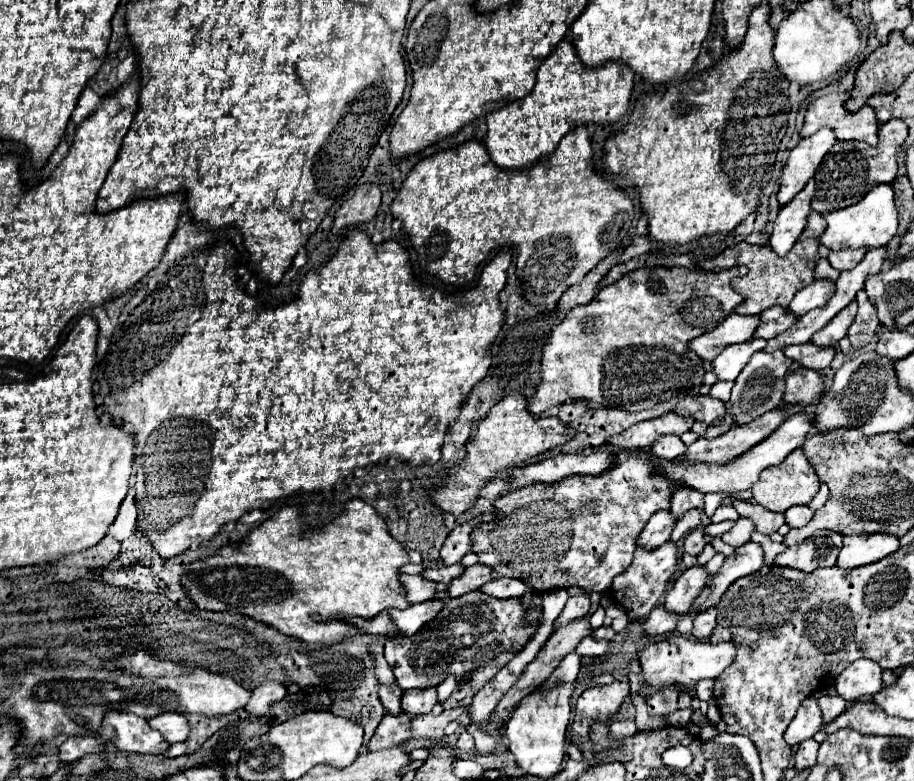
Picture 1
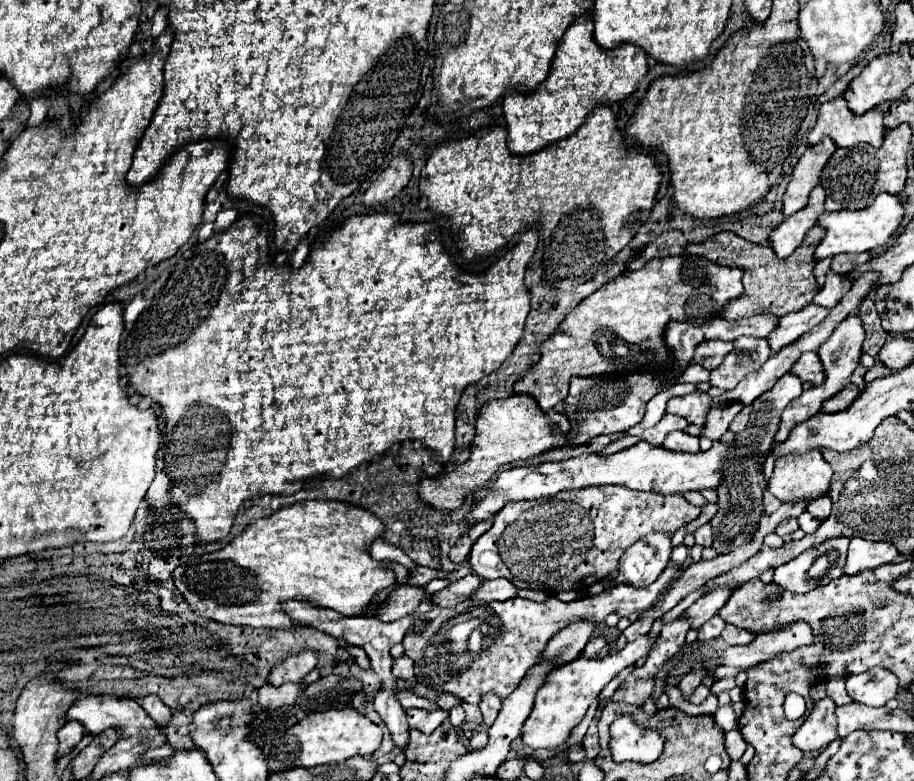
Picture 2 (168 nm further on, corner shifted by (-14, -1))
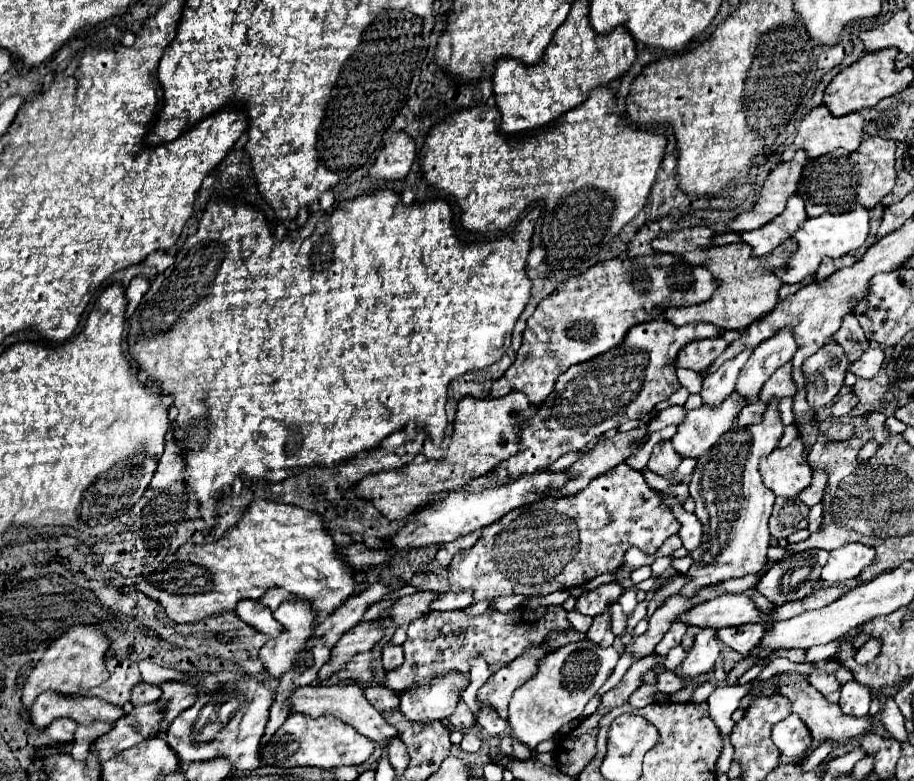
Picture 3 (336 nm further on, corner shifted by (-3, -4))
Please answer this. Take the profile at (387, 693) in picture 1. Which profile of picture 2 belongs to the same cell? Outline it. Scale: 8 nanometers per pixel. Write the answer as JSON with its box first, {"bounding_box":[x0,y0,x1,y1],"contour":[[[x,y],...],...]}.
{"bounding_box":[392,655,416,683],"contour":[[[402,655],[398,659],[394,659],[392,671],[396,675],[396,679],[404,679],[408,683],[416,683],[416,675],[414,675],[414,661],[410,661],[410,657]]]}

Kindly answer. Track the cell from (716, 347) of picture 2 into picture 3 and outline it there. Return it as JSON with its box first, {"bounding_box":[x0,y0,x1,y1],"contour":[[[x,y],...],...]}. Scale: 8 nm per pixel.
{"bounding_box":[677,338,728,372],"contour":[[[723,338],[715,340],[697,340],[687,344],[683,352],[677,356],[677,366],[679,368],[689,368],[695,372],[705,372],[728,347],[728,343]]]}

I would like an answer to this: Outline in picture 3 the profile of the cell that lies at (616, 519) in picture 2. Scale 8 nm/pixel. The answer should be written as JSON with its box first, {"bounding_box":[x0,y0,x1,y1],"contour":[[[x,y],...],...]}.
{"bounding_box":[449,462,681,602],"contour":[[[625,462],[597,476],[585,490],[573,496],[547,496],[527,508],[511,510],[503,520],[499,520],[499,526],[503,528],[501,532],[491,538],[481,536],[471,548],[453,556],[453,562],[449,564],[449,590],[473,590],[475,602],[509,594],[545,596],[557,590],[569,590],[603,572],[615,572],[621,568],[623,554],[631,546],[637,546],[647,554],[655,554],[657,548],[681,528],[675,514],[663,504],[663,496],[645,482],[639,470],[629,468]]]}

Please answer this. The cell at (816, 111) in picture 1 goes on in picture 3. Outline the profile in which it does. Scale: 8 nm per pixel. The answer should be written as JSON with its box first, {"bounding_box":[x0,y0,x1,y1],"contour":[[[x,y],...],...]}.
{"bounding_box":[795,104,865,158],"contour":[[[825,104],[815,106],[797,130],[795,146],[803,148],[809,158],[819,158],[837,148],[855,152],[865,136],[863,122],[861,114],[845,114],[837,118]]]}

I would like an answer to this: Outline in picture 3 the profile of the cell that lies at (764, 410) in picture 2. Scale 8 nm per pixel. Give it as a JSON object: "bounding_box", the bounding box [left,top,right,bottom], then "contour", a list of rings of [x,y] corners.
{"bounding_box":[679,398,783,596],"contour":[[[771,398],[759,424],[731,428],[727,432],[727,444],[725,436],[721,436],[711,452],[699,456],[689,482],[689,492],[695,500],[695,516],[703,524],[703,540],[699,548],[691,552],[693,564],[689,568],[689,576],[693,580],[679,594],[689,596],[691,592],[717,584],[719,580],[739,578],[751,572],[761,572],[765,568],[769,548],[767,520],[773,510],[775,494],[763,486],[759,462],[763,456],[777,448],[781,434],[783,424],[779,414],[779,400]]]}

